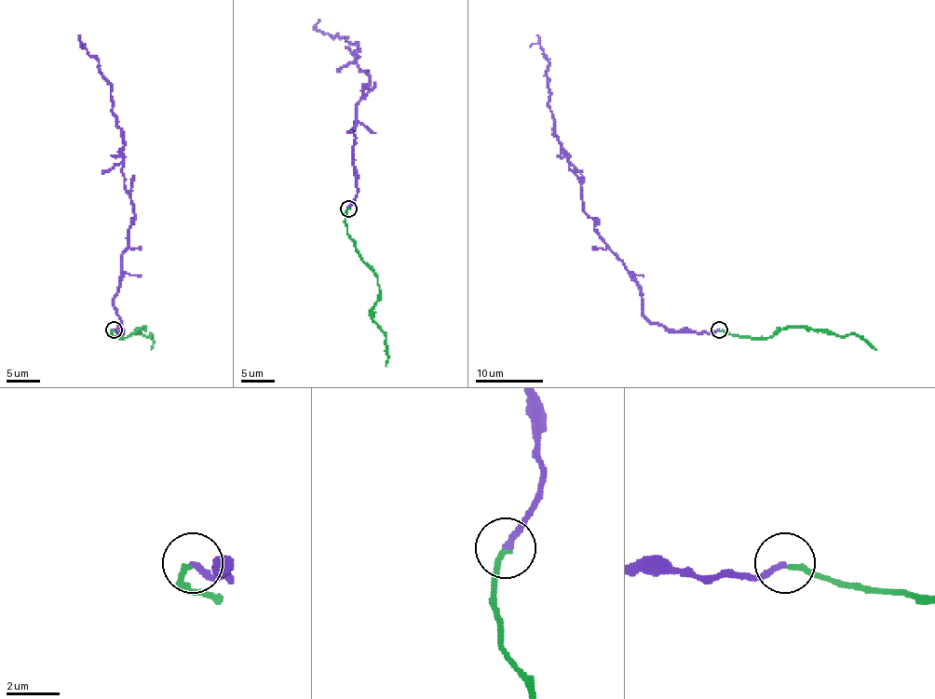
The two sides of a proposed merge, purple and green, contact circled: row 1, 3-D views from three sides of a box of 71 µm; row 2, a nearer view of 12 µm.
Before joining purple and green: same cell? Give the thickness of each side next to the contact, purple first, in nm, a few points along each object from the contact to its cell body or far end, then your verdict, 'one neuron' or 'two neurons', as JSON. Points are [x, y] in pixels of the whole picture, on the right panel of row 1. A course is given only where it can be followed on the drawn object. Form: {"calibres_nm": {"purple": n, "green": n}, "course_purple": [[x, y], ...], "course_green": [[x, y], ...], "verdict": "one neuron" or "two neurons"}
{"calibres_nm": {"purple": 240, "green": 200}, "course_purple": [[719, 329], [667, 330], [643, 314], [638, 282], [586, 212], [555, 135], [548, 62], [530, 47]], "course_green": [[719, 330], [771, 338], [780, 329], [810, 328], [844, 336], [858, 334], [876, 349]], "verdict": "one neuron"}

